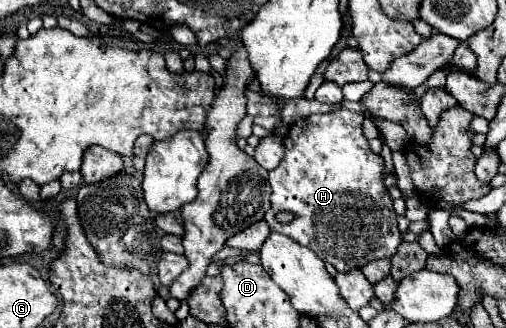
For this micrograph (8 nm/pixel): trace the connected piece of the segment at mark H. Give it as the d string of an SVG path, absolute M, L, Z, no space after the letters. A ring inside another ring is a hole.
M339 109L333 113L309 115L295 121L283 139L283 161L273 171L269 171L269 185L273 189L273 195L271 207L265 213L265 221L269 223L271 231L283 233L295 239L299 245L309 247L317 257L329 261L341 273L361 269L375 259L393 257L401 243L397 215L393 213L393 201L387 193L387 187L383 185L383 157L375 155L369 149L369 141L361 133L361 121L365 117L363 113ZM281 211L293 211L297 217L291 223L283 225L275 219L275 215Z

